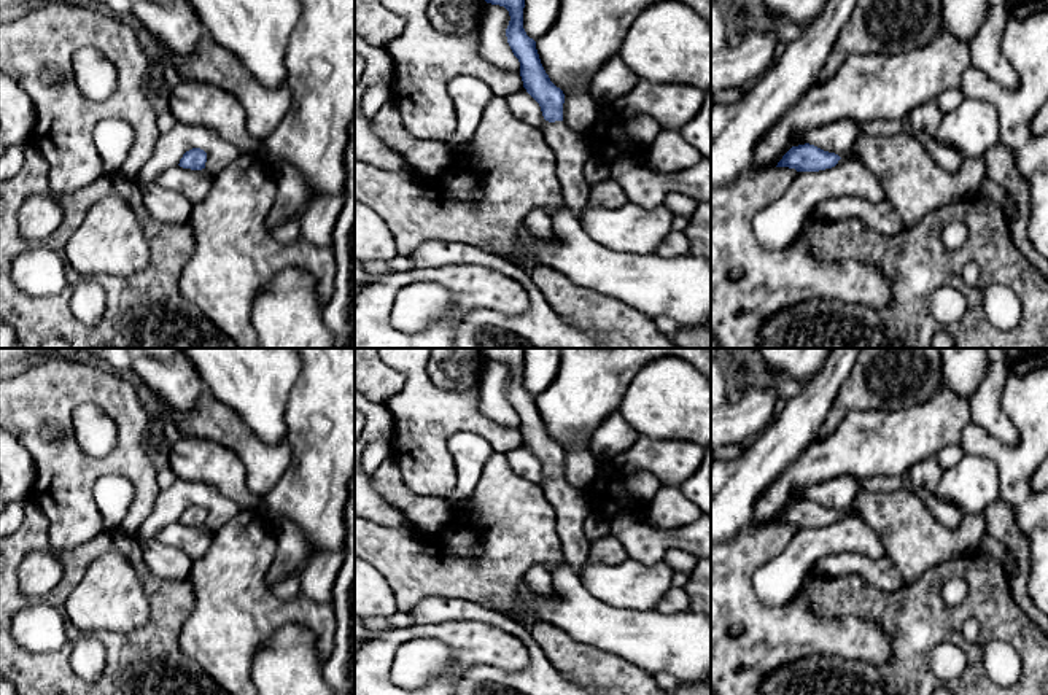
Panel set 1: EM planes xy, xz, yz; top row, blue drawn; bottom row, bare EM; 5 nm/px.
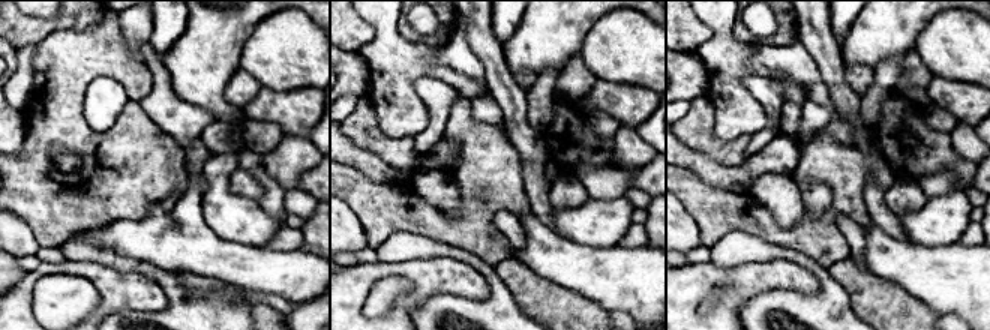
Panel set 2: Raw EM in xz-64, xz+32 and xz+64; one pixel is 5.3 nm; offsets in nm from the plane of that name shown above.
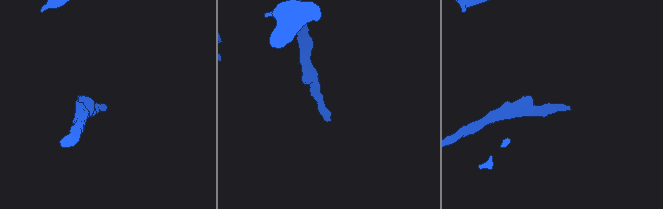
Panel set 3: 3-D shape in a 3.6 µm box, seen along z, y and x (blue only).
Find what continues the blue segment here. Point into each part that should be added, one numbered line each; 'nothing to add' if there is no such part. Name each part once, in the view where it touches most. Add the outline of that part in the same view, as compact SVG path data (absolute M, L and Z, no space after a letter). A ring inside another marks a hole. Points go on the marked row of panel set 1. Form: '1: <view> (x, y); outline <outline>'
1: xz (571, 150); outline M563 121L550 122L542 135L557 156L565 205L579 219L590 197L590 184L584 178L584 165L593 156L590 146L582 134L574 132Z

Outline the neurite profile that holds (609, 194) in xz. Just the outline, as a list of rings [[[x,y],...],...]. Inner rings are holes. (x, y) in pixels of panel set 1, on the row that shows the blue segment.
[[[607,178],[590,188],[588,204],[592,207],[619,208],[628,202],[628,196],[614,178]]]

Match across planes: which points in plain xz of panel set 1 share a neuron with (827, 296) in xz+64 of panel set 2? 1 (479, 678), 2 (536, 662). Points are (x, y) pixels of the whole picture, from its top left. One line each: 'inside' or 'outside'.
1: inside
2: inside

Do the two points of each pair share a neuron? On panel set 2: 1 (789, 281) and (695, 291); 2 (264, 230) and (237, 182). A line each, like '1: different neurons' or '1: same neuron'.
1: same neuron
2: different neurons

